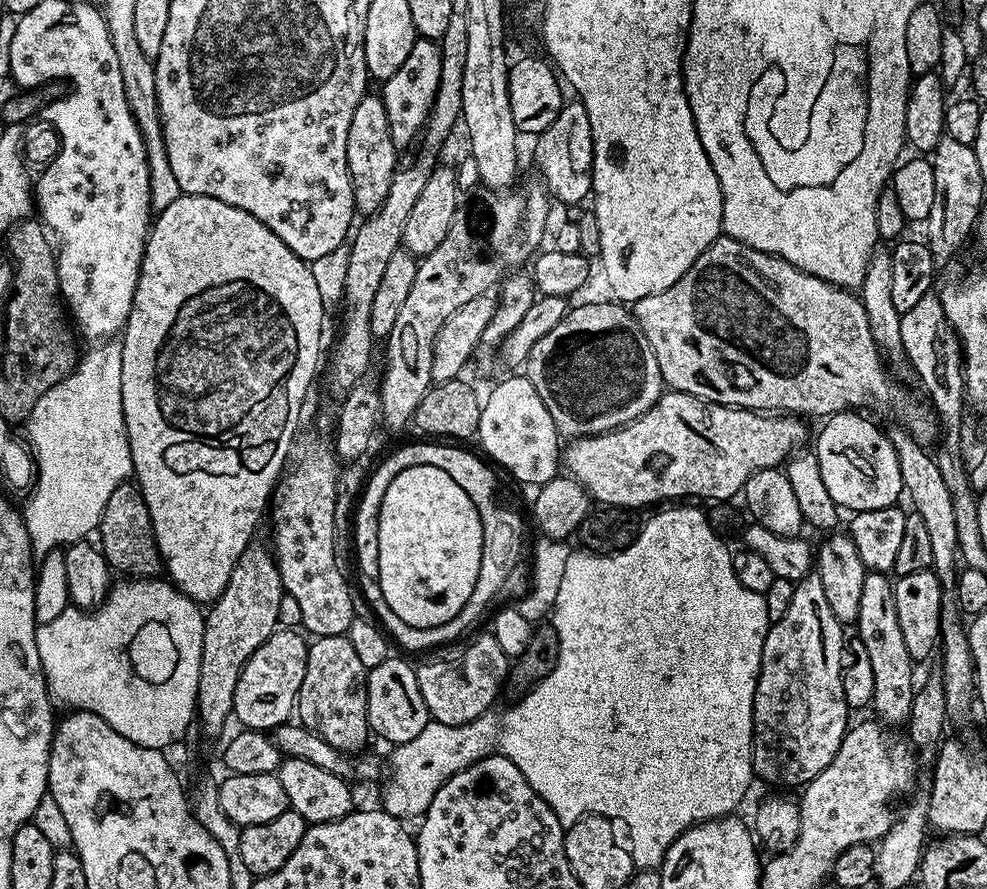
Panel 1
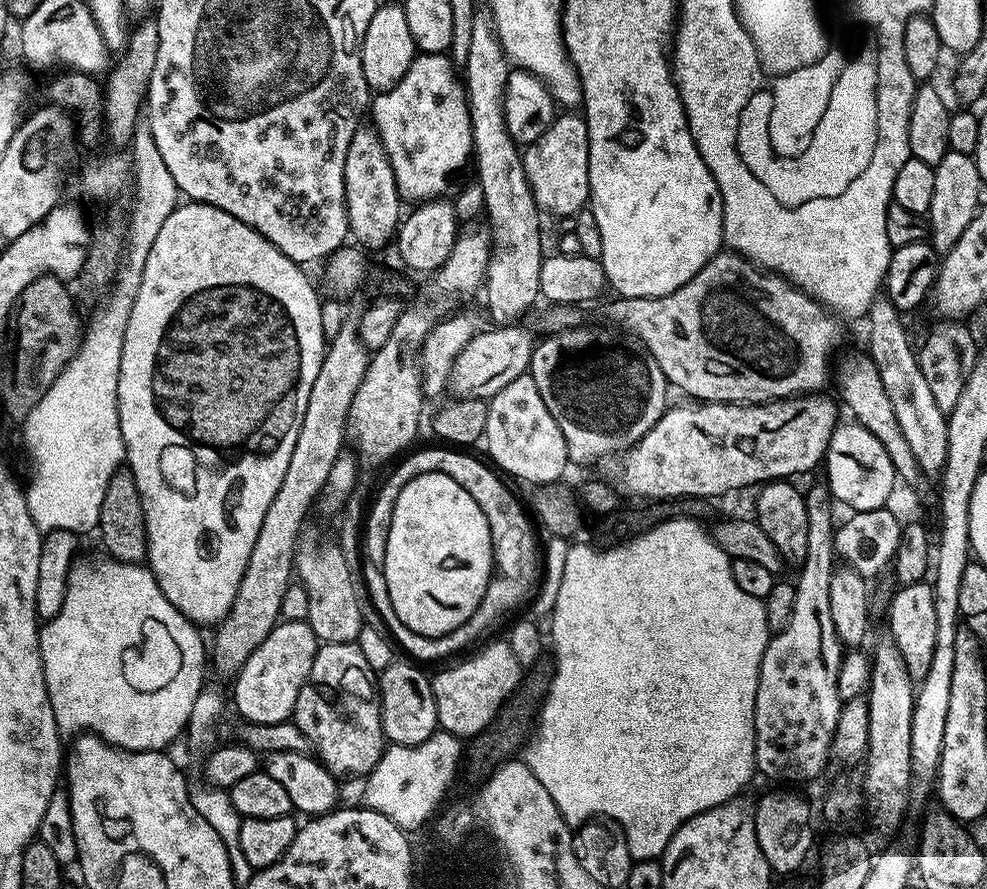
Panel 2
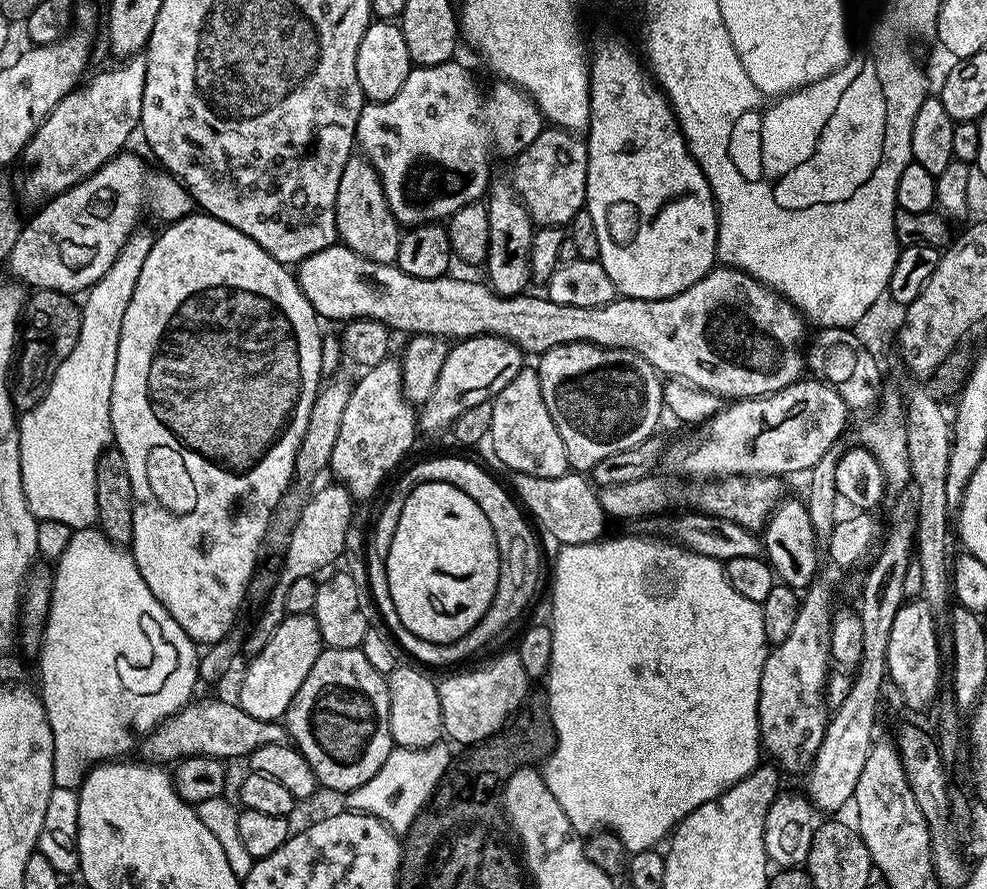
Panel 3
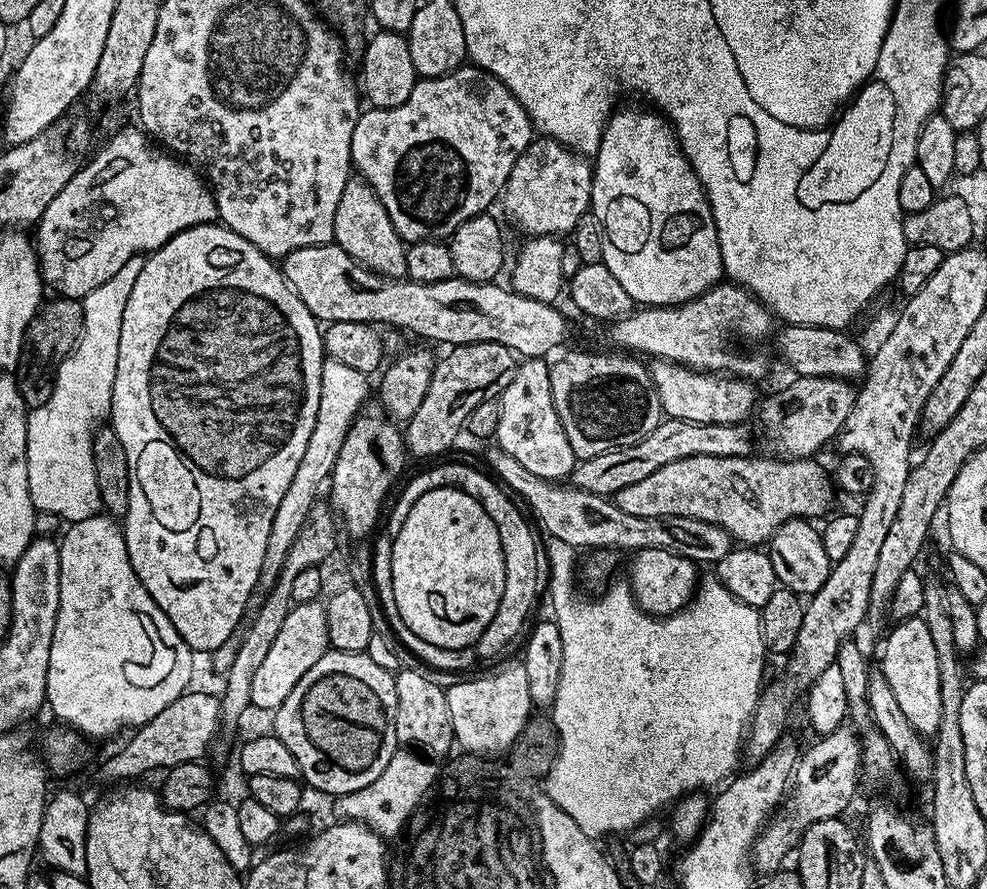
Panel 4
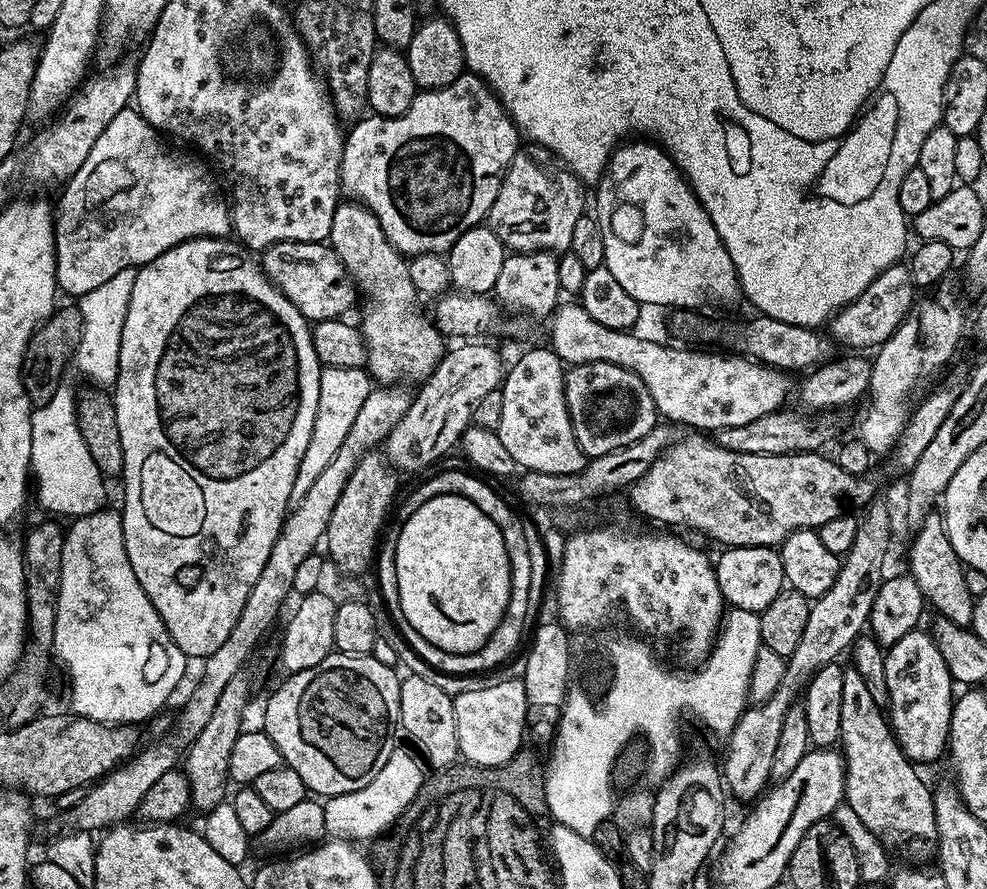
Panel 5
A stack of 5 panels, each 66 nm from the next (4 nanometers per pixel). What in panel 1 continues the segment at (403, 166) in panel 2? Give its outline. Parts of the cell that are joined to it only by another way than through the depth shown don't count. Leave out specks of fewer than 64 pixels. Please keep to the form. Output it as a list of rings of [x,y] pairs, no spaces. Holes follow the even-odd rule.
[[[417,38],[402,68],[389,80],[383,81],[382,95],[386,106],[386,118],[390,122],[390,134],[397,149],[404,150],[408,143],[411,145],[419,137],[436,97],[439,77],[439,43],[435,40]]]

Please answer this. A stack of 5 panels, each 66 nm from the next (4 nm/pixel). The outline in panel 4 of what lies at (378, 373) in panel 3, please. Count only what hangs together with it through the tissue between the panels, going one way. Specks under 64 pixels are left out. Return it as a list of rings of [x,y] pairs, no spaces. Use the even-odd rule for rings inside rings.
[[[360,414],[356,417],[348,433],[345,434],[345,441],[342,442],[330,475],[333,504],[331,507],[343,531],[345,528],[352,536],[362,536],[358,538],[368,538],[366,537],[368,535],[371,537],[377,531],[386,508],[386,501],[397,487],[398,481],[405,475],[406,445],[401,429],[391,419],[380,416]],[[396,479],[398,479],[397,484]],[[388,491],[390,491],[389,496]],[[384,499],[386,499],[385,504]],[[380,511],[382,511],[381,516]],[[376,523],[378,523],[377,528]]]

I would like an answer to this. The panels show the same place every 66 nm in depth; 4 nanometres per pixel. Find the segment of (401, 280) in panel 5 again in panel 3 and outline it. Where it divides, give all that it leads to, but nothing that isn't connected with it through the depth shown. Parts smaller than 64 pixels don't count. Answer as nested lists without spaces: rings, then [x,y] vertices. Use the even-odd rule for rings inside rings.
[[[362,154],[349,156],[346,166],[342,166],[342,178],[338,181],[336,199],[336,235],[347,248],[362,254],[362,258],[379,264],[393,263],[398,254],[401,225],[396,223],[390,210],[380,176]]]

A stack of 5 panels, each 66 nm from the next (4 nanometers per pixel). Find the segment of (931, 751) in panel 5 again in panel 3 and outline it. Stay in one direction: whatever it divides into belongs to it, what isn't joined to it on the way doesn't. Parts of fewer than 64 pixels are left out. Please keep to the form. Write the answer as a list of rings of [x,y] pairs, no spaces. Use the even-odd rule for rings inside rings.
[[[922,598],[905,599],[894,618],[894,626],[890,626],[890,646],[888,647],[887,679],[900,691],[904,704],[914,711],[920,712],[928,703],[935,701],[938,696],[936,690],[940,686],[940,640],[936,637],[938,622],[933,619],[928,603]]]

